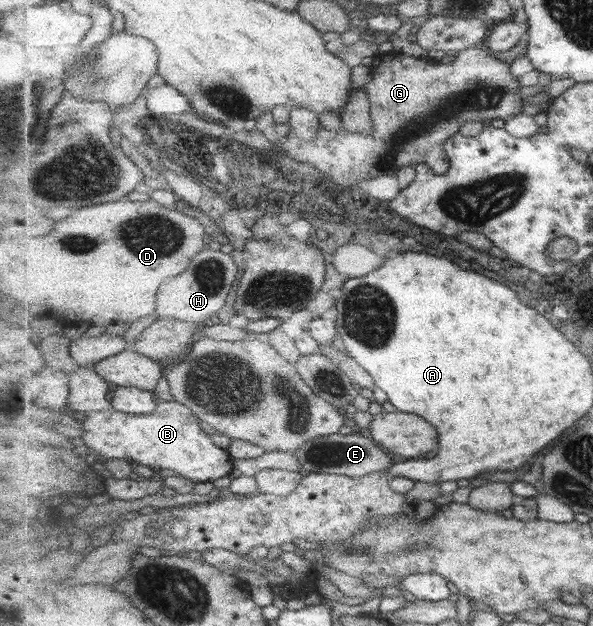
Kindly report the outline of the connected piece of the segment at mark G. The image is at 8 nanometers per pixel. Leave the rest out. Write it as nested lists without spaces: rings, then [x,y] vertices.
[[[470,47],[461,50],[455,61],[426,62],[426,58],[414,57],[414,54],[400,52],[384,53],[376,62],[372,73],[373,79],[363,86],[369,99],[371,131],[369,133],[353,133],[342,126],[335,132],[326,126],[319,126],[315,139],[301,139],[290,134],[282,146],[289,151],[298,162],[307,162],[314,166],[324,178],[334,178],[334,182],[342,186],[354,186],[357,182],[372,180],[397,173],[402,167],[417,163],[427,164],[434,174],[446,174],[450,161],[445,151],[446,141],[469,122],[489,122],[500,118],[505,122],[522,112],[520,95],[516,90],[522,88],[511,73],[511,65],[490,56],[489,50]]]

